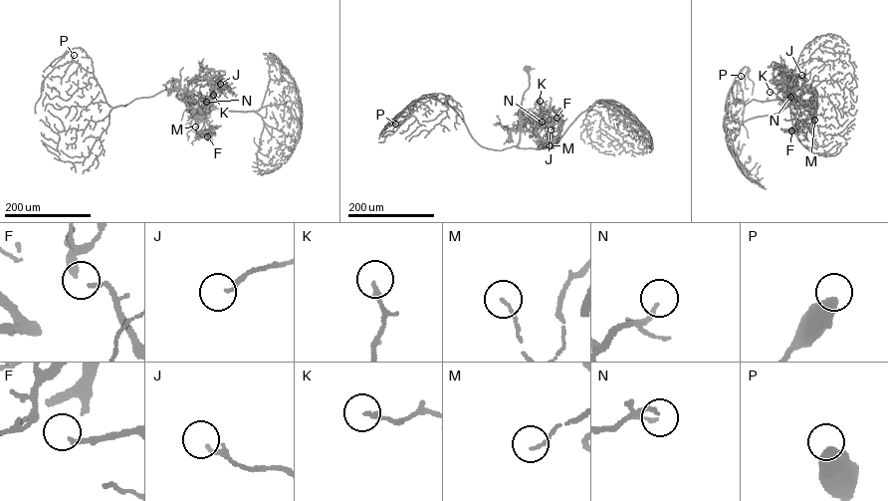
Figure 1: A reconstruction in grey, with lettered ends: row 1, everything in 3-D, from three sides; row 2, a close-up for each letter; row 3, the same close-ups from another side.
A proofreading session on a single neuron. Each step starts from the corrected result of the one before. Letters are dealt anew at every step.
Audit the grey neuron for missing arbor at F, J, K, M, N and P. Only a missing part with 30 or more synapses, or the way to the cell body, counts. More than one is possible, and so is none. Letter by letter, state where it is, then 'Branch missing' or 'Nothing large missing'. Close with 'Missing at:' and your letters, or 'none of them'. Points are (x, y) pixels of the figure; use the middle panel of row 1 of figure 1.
F: Place: (556, 118). Nothing large missing
J: Place: (551, 129). Nothing large missing
K: Place: (540, 101). Nothing large missing
M: Place: (550, 145). Nothing large missing
N: Place: (542, 122). Nothing large missing
P: Place: (395, 124). Nothing large missing
Missing at: none of them

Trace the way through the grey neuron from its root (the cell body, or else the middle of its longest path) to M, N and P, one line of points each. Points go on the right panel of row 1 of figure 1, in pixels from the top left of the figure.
M: (735, 102), (747, 104), (754, 99), (785, 100), (792, 97), (814, 112), (814, 120)
N: (735, 102), (747, 104), (754, 99), (790, 97)
P: (735, 102), (785, 100), (806, 91), (802, 87), (800, 98), (780, 111), (742, 122), (726, 102), (741, 76)

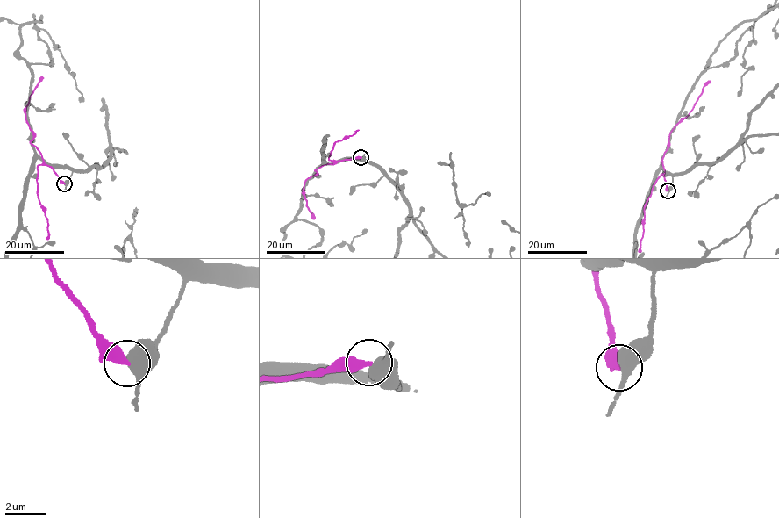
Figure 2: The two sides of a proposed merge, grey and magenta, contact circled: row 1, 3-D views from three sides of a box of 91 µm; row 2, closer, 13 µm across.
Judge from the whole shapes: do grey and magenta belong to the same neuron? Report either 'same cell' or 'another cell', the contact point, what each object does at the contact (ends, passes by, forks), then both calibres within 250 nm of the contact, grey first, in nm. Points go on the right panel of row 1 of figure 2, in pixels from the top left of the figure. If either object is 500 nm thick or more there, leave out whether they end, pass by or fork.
another cell | (668, 190) | 500/460 nm

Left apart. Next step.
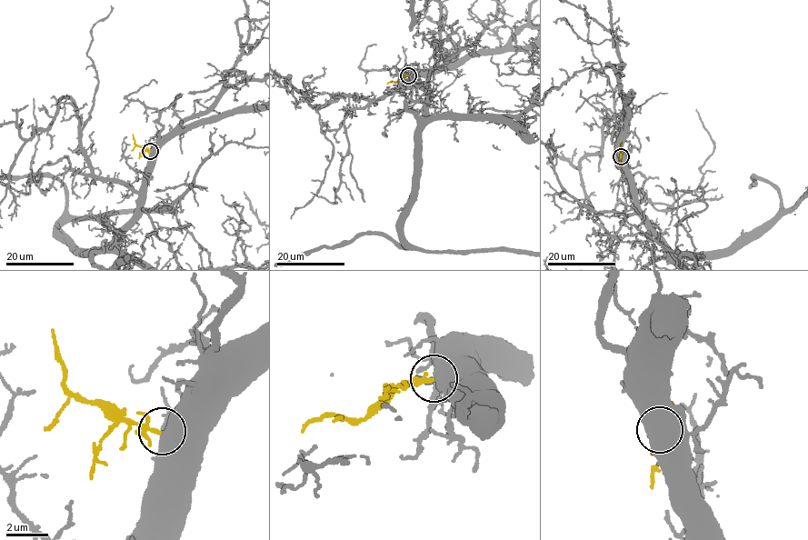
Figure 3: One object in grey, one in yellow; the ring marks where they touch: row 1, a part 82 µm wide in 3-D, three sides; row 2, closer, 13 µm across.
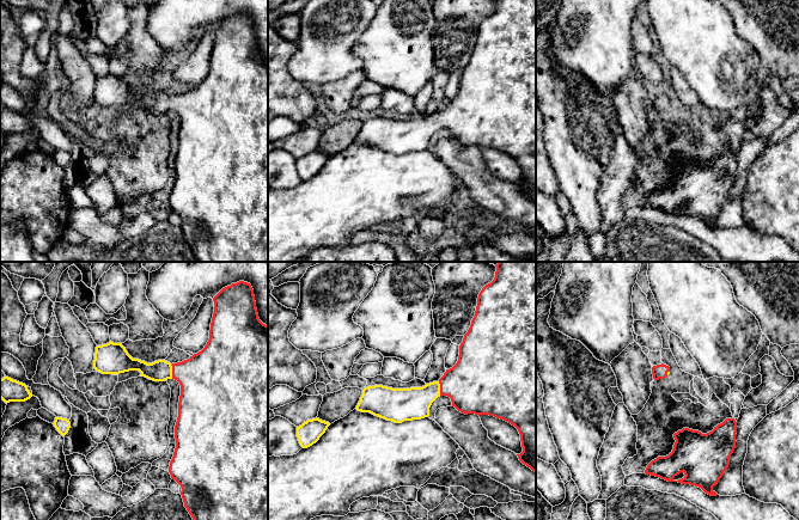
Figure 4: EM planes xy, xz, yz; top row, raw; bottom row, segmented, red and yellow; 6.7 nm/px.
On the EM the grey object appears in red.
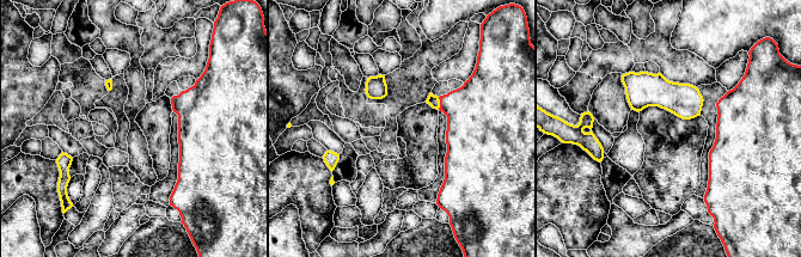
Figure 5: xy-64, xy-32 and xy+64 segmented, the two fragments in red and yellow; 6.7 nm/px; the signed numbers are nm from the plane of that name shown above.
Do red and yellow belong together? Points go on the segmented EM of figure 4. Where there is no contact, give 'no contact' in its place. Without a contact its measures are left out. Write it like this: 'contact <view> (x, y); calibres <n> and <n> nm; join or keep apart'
contact xy (172, 372); calibres 380 and 140 nm; join

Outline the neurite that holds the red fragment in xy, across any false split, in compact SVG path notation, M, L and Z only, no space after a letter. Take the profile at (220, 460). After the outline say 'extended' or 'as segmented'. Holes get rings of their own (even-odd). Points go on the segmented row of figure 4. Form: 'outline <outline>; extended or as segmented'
outline M239 281L222 288L214 298L214 313L211 323L209 339L205 348L194 354L188 360L170 363L158 360L147 363L139 359L133 359L122 343L109 342L97 345L93 360L93 368L102 374L120 374L129 371L139 371L140 377L153 381L165 381L175 379L181 385L178 402L178 417L175 426L176 448L170 461L169 472L182 488L181 495L184 507L193 520L268 520L268 325L263 324L257 313L254 289L250 283Z; extended

